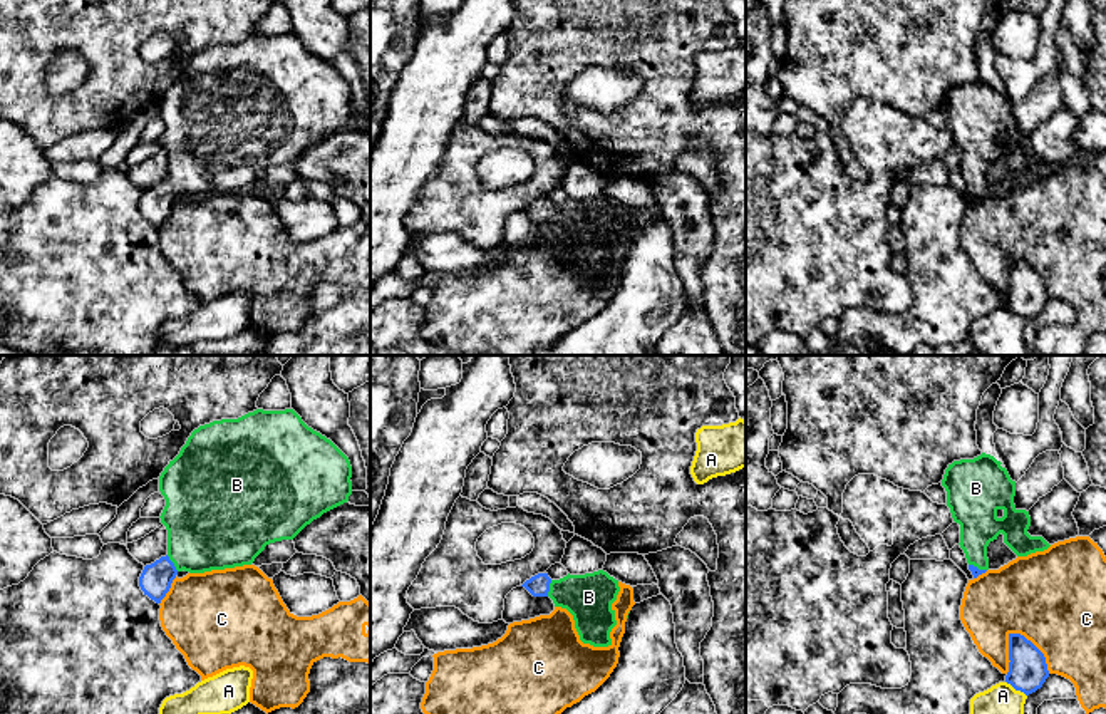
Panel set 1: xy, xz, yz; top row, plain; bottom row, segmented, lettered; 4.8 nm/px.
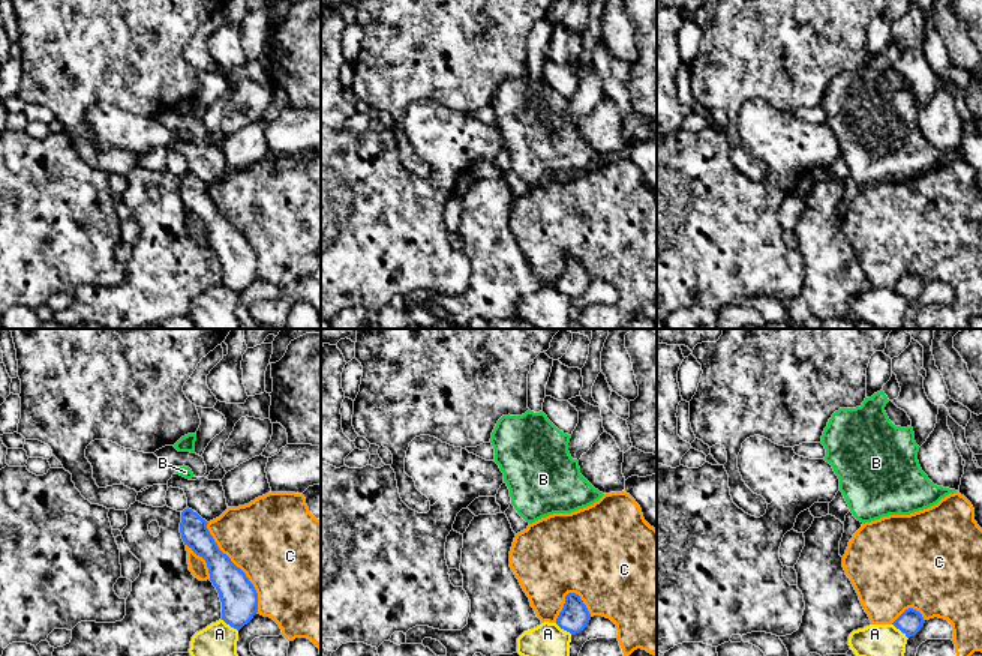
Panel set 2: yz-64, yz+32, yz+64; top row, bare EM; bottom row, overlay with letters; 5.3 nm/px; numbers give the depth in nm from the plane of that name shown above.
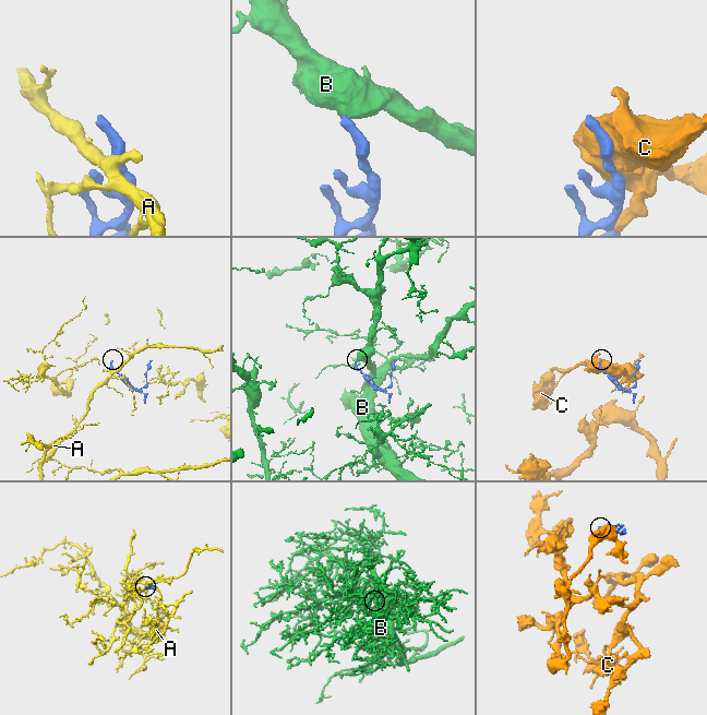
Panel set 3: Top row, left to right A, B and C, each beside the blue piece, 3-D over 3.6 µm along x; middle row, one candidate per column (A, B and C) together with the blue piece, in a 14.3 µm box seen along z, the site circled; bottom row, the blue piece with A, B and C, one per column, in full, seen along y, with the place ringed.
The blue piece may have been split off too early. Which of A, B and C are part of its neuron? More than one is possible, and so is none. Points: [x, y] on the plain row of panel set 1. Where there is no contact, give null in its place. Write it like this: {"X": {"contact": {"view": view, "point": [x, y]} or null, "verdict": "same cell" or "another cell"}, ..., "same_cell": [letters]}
{"A": {"contact": {"view": "yz", "point": [1016, 314]}, "verdict": "another cell"}, "B": {"contact": {"view": "xy", "point": [173, 188]}, "verdict": "same cell"}, "C": {"contact": {"view": "yz", "point": [1034, 270]}, "verdict": "another cell"}, "same_cell": ["B"]}

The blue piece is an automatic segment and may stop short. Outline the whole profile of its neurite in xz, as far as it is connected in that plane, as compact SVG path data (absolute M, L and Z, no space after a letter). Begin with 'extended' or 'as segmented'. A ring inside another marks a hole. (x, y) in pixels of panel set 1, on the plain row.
extended; M598 194L585 199L566 199L551 204L538 198L525 211L533 221L550 221L555 231L566 233L583 268L593 272L612 270L610 256L617 250L612 228L620 216L618 204Z

